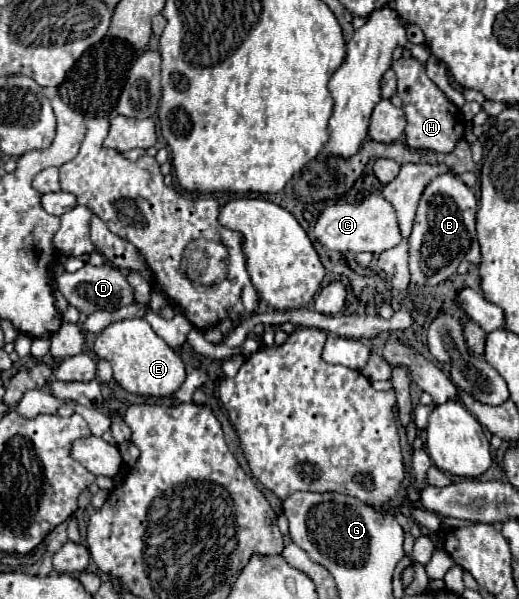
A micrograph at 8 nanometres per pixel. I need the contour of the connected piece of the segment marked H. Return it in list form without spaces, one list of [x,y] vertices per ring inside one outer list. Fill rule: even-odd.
[[[413,57],[393,61],[393,71],[397,75],[397,95],[403,101],[403,111],[407,117],[405,137],[407,145],[413,149],[433,149],[441,153],[453,151],[455,143],[463,137],[465,121],[461,111],[445,97],[445,93],[427,77],[425,67],[419,65]]]

